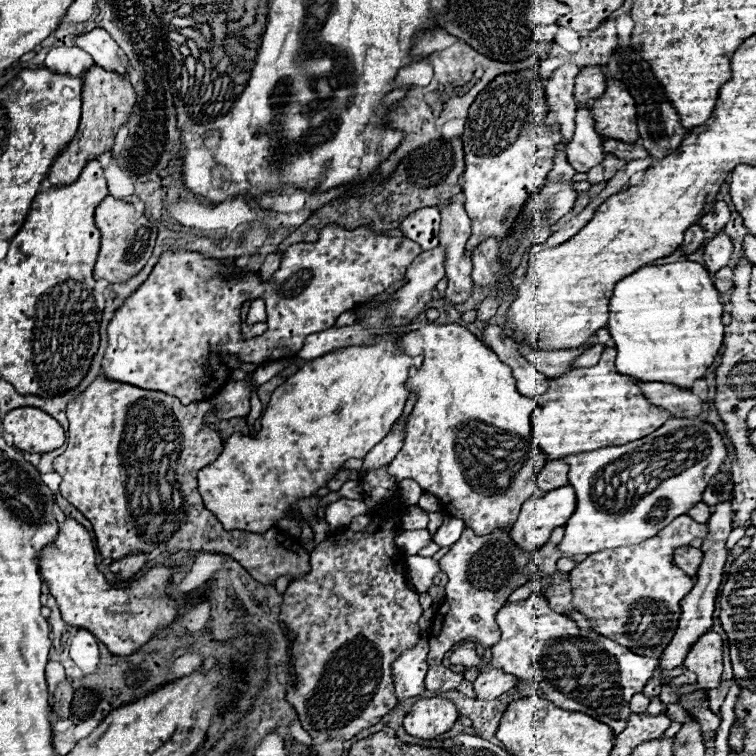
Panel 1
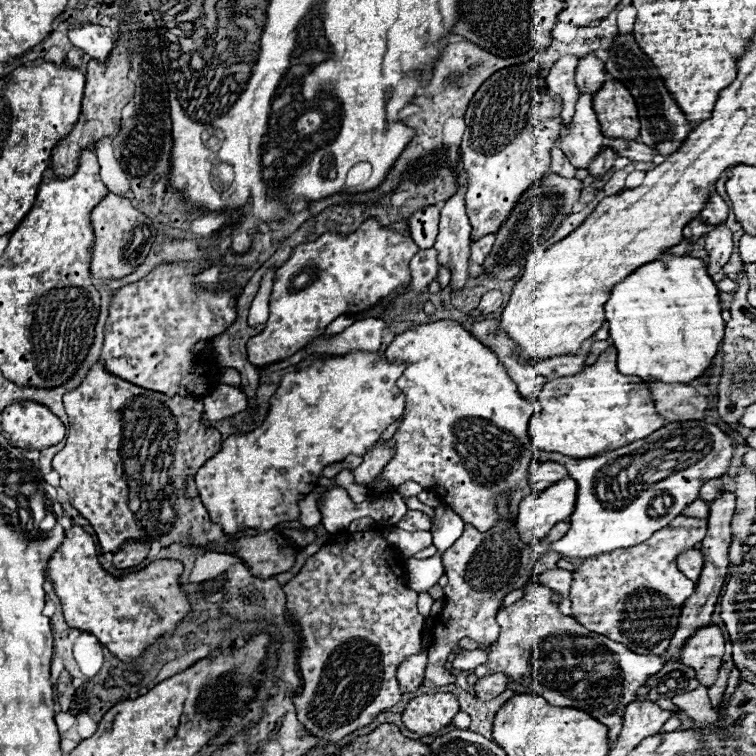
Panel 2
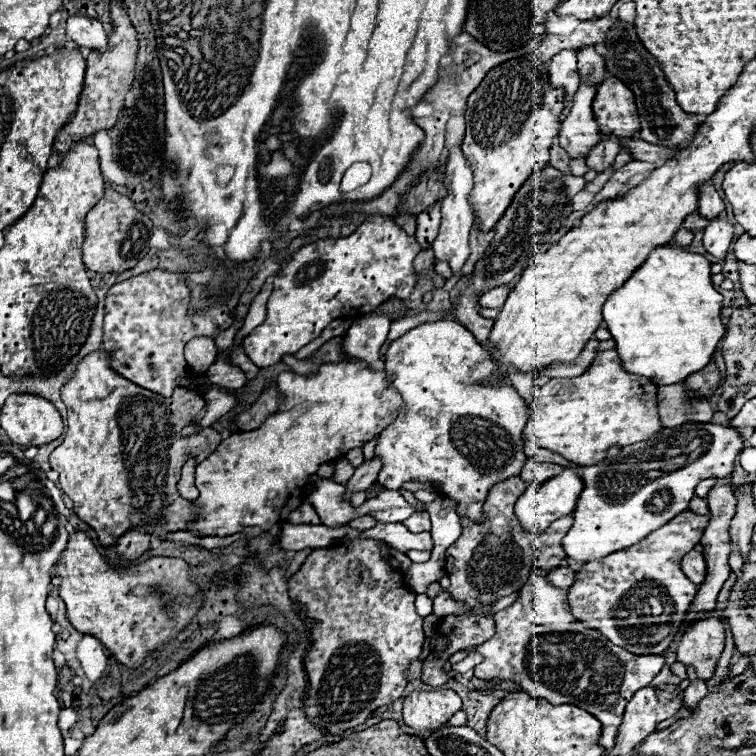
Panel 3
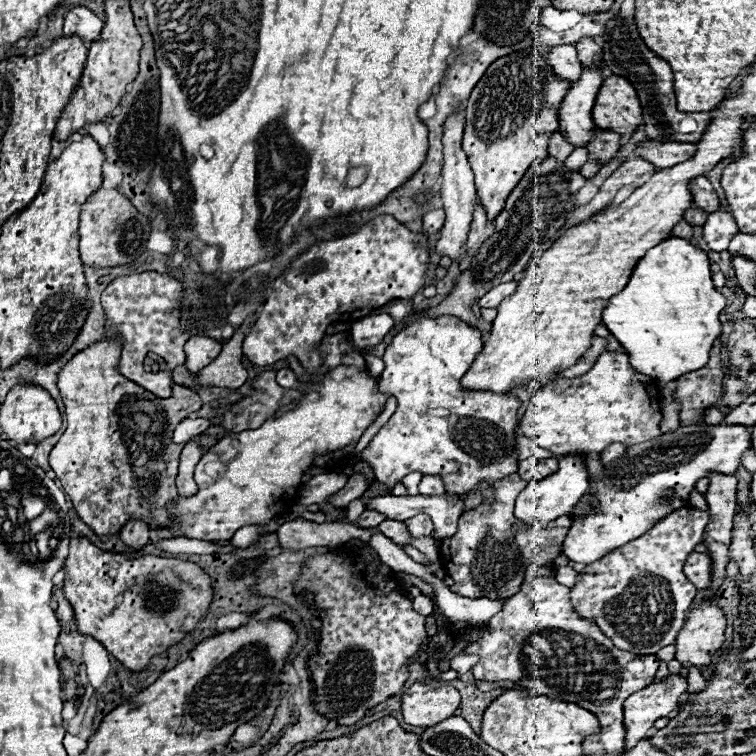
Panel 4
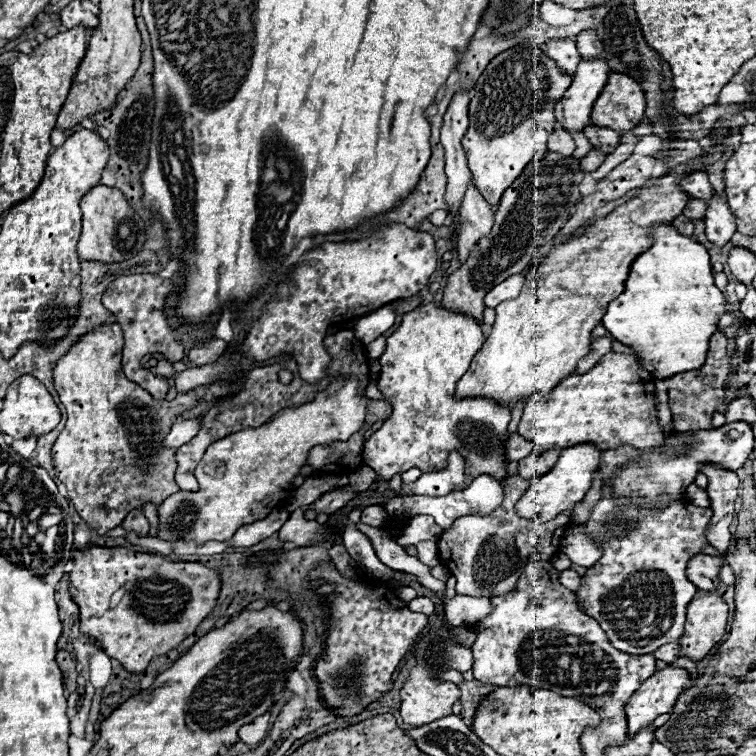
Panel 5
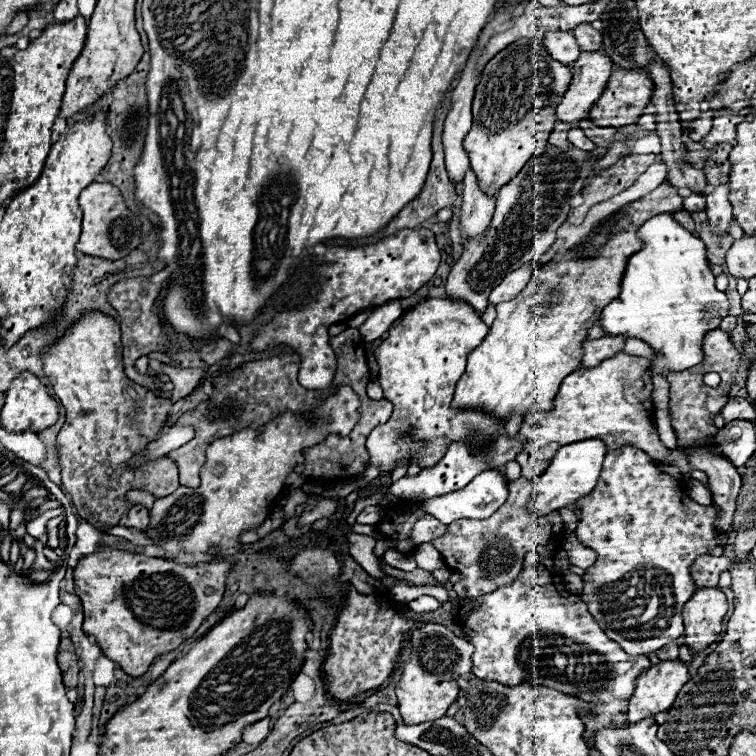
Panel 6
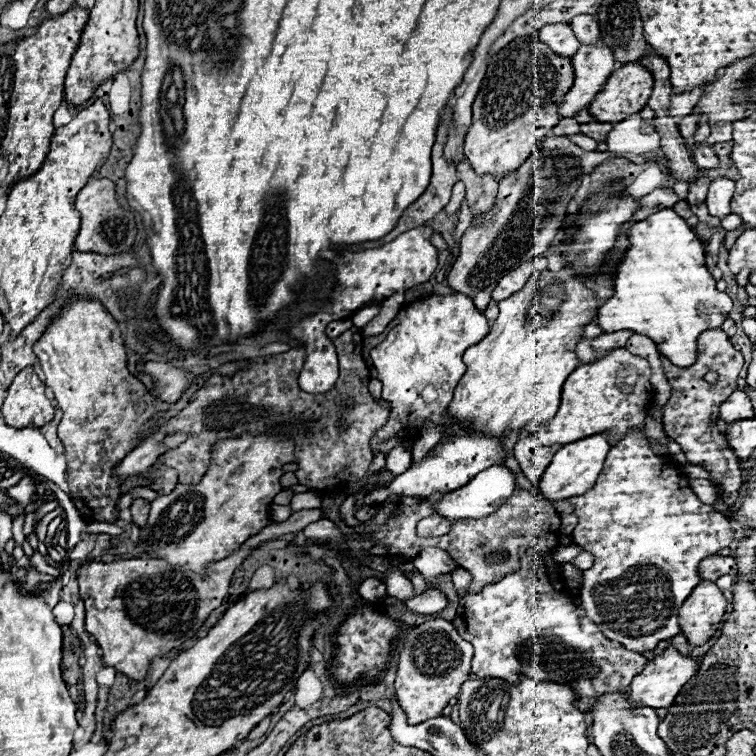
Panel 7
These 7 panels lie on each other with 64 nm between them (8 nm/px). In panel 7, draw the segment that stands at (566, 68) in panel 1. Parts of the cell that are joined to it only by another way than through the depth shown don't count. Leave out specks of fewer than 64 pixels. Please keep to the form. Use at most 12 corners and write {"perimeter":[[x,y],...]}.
{"perimeter":[[546,24],[540,38],[558,56],[580,48],[570,24]]}

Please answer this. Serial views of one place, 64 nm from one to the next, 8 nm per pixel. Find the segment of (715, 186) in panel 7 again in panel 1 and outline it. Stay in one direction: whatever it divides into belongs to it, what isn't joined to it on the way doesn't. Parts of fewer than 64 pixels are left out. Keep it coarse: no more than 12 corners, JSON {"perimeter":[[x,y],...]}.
{"perimeter":[[716,234],[704,246],[706,270],[716,274],[732,256],[732,240]]}

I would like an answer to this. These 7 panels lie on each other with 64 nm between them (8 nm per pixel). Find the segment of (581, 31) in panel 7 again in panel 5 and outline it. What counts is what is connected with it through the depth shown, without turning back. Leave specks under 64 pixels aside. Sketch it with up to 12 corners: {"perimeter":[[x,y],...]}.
{"perimeter":[[584,30],[576,36],[582,58],[598,58],[602,42],[596,30]]}

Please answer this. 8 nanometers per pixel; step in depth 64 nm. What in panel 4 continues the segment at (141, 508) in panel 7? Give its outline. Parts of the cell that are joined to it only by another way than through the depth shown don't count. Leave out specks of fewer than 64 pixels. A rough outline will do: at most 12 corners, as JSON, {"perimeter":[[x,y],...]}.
{"perimeter":[[130,518],[120,538],[128,548],[142,548],[150,534],[144,520]]}

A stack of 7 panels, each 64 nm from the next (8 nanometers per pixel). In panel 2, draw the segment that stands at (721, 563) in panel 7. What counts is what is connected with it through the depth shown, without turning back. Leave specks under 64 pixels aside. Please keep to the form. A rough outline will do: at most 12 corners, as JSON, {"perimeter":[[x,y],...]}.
{"perimeter":[[686,550],[676,562],[690,580],[698,582],[700,550]]}

